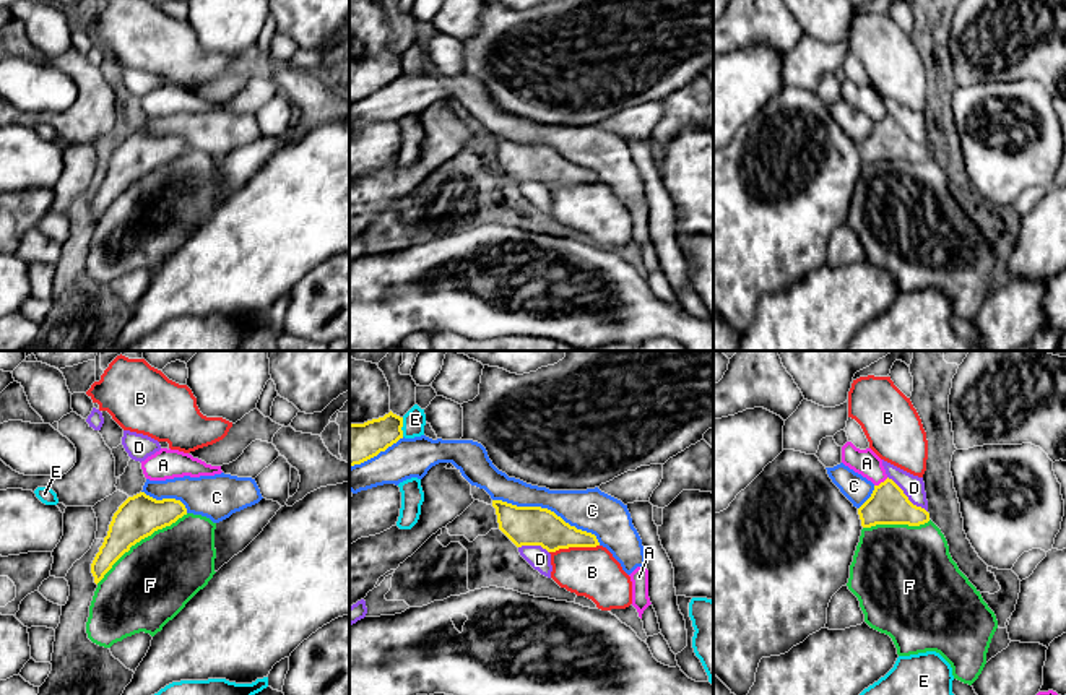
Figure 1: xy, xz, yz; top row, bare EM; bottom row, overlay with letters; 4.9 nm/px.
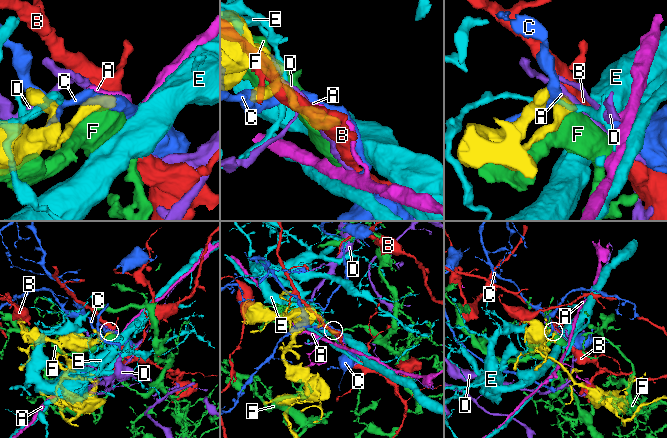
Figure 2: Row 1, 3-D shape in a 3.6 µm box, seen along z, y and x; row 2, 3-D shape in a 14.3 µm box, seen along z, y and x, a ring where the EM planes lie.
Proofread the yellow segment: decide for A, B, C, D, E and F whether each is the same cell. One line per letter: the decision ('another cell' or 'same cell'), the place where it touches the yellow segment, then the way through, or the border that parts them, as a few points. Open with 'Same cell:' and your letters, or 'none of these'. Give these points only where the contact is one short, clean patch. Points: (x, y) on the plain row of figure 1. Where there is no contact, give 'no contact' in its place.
Same cell: none of these
A: another cell; contact yz (881, 119); border yz (888, 114), (875, 122)
B: another cell; contact xz (574, 182); border xz (598, 181), (569, 182), (550, 189)
C: another cell; contact xz (546, 145)
D: another cell; contact yz (907, 133); border yz (888, 112), (914, 140), (927, 148)
E: another cell; contact xz (402, 62)
F: another cell; contact xy (140, 176)

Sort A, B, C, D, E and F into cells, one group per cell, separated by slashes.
A / B / C / D / E / F

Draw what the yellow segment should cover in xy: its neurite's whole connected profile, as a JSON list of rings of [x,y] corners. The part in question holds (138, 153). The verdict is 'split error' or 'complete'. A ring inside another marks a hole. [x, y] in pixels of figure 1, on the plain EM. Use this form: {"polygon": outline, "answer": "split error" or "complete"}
{"polygon": [[[145,128],[128,133],[114,149],[107,172],[91,200],[94,219],[98,221],[132,182],[184,151],[187,145],[176,135],[156,136]]], "answer": "complete"}

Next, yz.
{"polygon": [[[889,114],[874,122],[871,133],[858,145],[858,151],[863,164],[876,161],[920,162],[930,158],[930,149],[913,141]]], "answer": "complete"}

